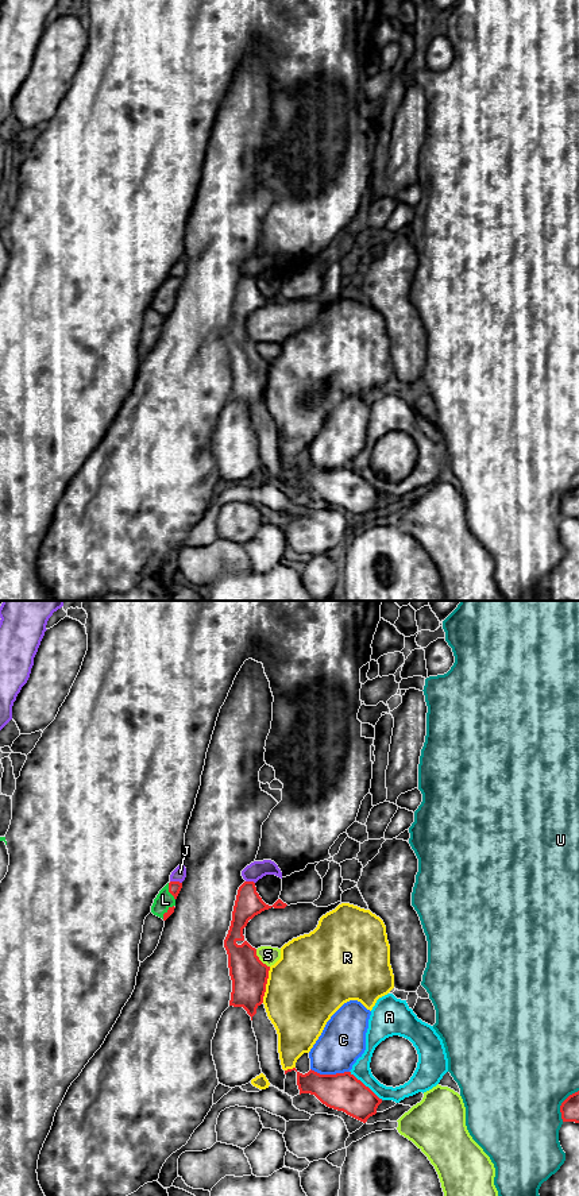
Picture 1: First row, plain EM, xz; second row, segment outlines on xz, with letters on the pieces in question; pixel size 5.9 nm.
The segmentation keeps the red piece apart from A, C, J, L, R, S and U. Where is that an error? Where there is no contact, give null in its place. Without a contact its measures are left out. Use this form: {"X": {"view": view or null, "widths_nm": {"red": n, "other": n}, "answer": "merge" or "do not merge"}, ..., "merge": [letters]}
{"A": {"view": "xz", "widths_nm": {"red": 220, "other": 110}, "answer": "do not merge"}, "C": {"view": "xz", "widths_nm": {"red": 220, "other": 280}, "answer": "do not merge"}, "J": {"view": "xz", "widths_nm": {"red": 80, "other": 80}, "answer": "do not merge"}, "L": {"view": "xz", "widths_nm": {"red": 80, "other": 100}, "answer": "merge"}, "R": {"view": "xz", "widths_nm": {"red": 220, "other": 460}, "answer": "do not merge"}, "S": {"view": "xz", "widths_nm": {"red": 220, "other": 110}, "answer": "do not merge"}, "U": {"view": "xz", "widths_nm": {"red": 110, "other": 480}, "answer": "do not merge"}, "merge": ["L"]}

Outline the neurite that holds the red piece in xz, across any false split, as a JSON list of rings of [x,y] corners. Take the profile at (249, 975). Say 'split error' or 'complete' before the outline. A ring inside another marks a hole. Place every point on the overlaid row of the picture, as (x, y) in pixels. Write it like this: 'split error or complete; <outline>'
complete; [[[244,881],[238,890],[231,926],[224,940],[232,980],[229,1006],[243,1007],[251,1021],[263,1003],[270,967],[259,960],[256,949],[244,940],[243,929],[262,911],[286,906],[281,899],[273,906],[266,904],[256,892],[254,881]]]

